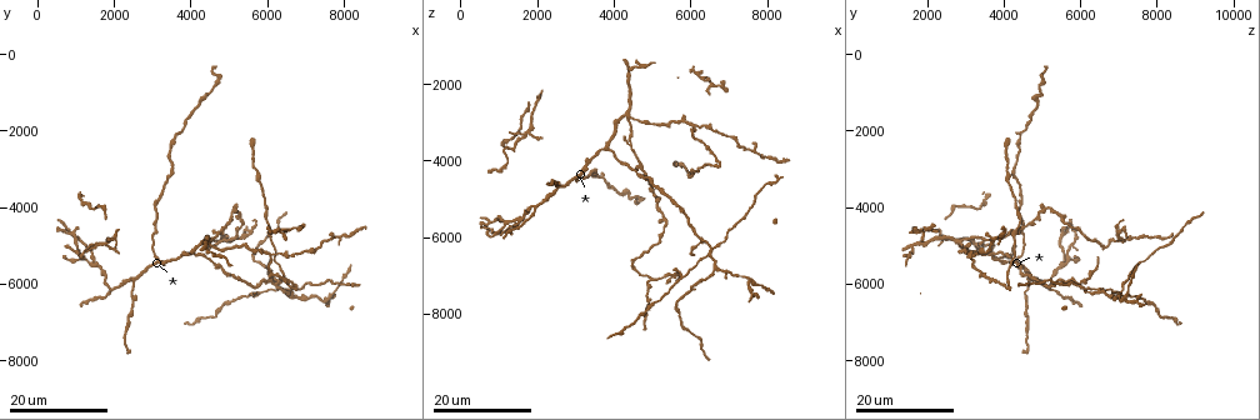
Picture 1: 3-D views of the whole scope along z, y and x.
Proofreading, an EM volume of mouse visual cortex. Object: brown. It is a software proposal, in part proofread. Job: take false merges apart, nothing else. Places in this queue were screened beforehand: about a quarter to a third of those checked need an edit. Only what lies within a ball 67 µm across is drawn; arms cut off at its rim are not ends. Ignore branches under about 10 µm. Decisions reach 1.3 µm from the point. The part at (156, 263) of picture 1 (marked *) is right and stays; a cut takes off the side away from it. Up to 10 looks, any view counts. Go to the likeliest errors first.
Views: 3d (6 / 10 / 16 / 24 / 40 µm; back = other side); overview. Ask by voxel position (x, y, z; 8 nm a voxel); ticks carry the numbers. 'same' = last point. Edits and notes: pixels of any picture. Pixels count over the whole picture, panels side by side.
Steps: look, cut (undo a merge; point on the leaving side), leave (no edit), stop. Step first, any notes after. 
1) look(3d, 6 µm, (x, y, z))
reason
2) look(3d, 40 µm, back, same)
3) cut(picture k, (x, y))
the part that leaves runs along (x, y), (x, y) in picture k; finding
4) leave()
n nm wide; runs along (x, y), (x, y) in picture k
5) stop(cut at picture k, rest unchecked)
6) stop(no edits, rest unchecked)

look(3d, 16 µm, (6500, 6150, 6400))
four arms meet

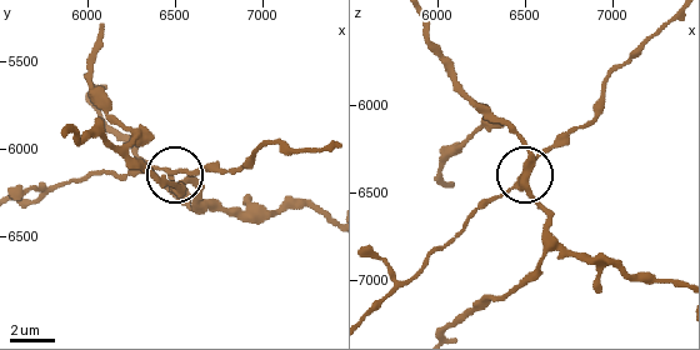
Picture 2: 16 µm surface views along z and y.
look(3d, 6 µm, same)
zoom in

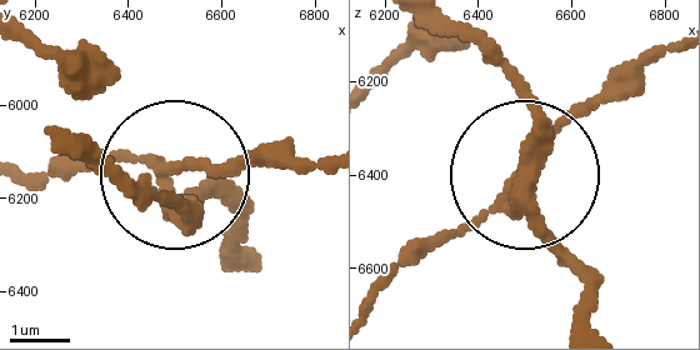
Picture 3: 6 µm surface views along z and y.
cut(picture 3, (200, 159))
the part that leaves runs along (140, 155), (20, 170) in picture 3; two neurons meet here

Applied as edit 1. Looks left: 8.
look(overview)

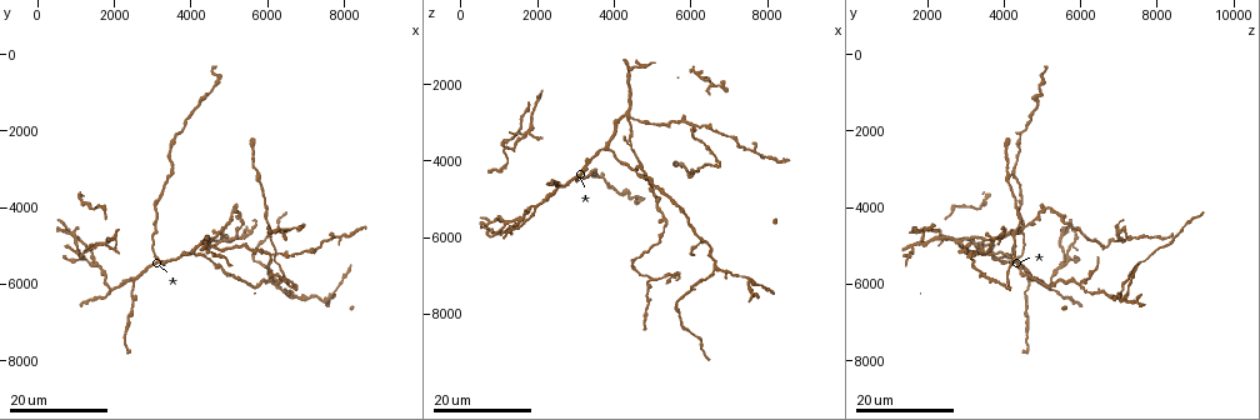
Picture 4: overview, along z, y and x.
look(3d, 16 µm, (6050, 5250, 3150))
three-way junction

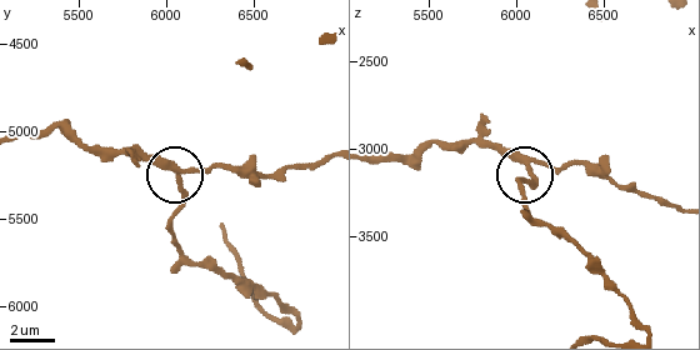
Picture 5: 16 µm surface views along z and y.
look(3d, 6 µm, (6080, 5280, 3100))

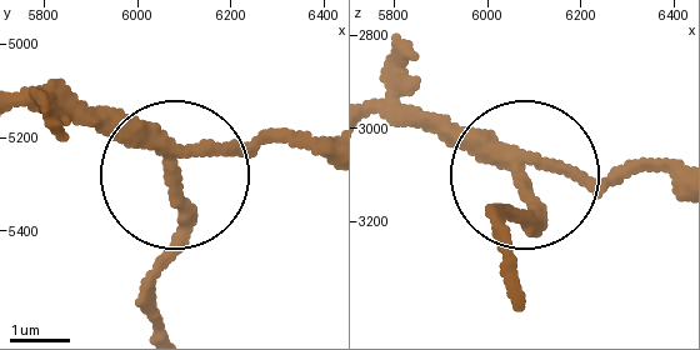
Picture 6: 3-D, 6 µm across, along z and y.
leave()
runs along (378, 113), (481, 131), (541, 171), (675, 171) in picture 6; one neuron here

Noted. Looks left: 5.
look(3d, 16 µm, (1500, 5400, 5550))
a fork

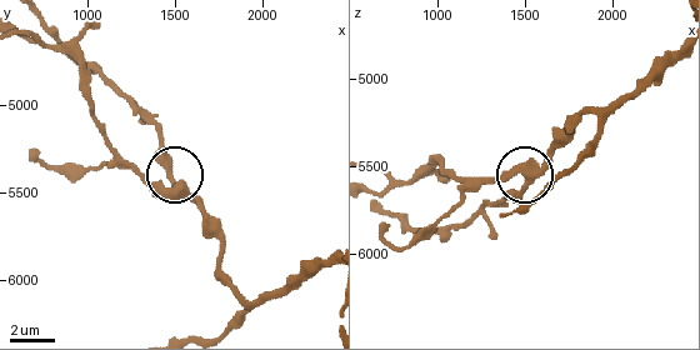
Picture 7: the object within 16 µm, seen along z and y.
look(3d, 10 µm, same)

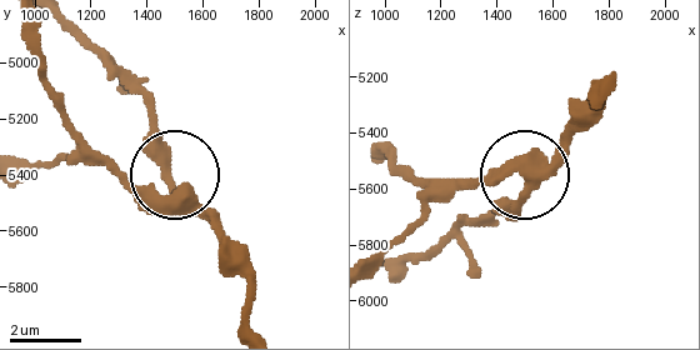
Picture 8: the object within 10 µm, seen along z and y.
look(3d, 10 µm, back, same)

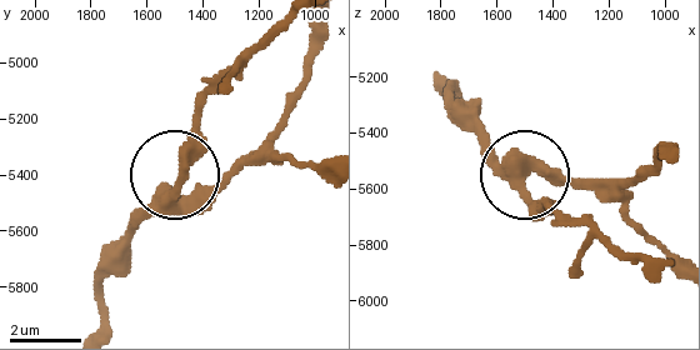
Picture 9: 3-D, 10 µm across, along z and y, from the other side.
leave()
runs along (98, 328), (104, 256), (181, 185), (205, 143) in picture 9; one neuron here

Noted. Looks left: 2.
look(3d, 24 µm, (4300, 4850, 2950))
two arms in line, one across

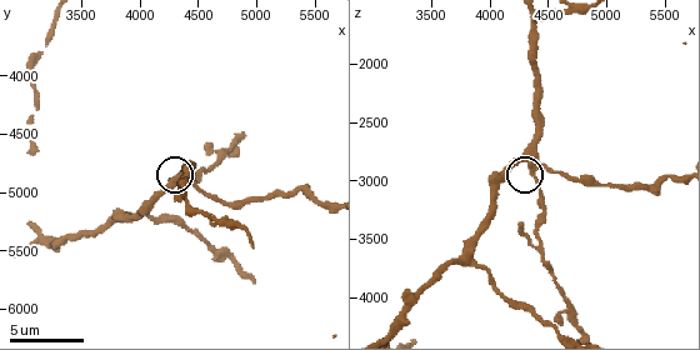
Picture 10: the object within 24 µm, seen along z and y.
look(3d, 10 µm, same)

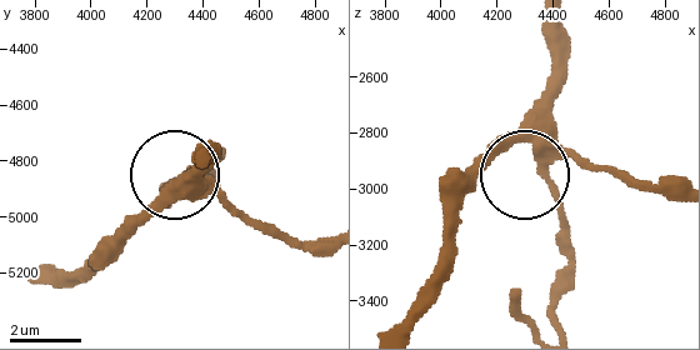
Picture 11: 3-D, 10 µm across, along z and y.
leave()
270 nm wide; runs along (396, 323), (445, 215), (514, 146), (568, 265) in picture 11; all the same neuron

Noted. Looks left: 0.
stop(cut at picture 3, rest unchecked)

